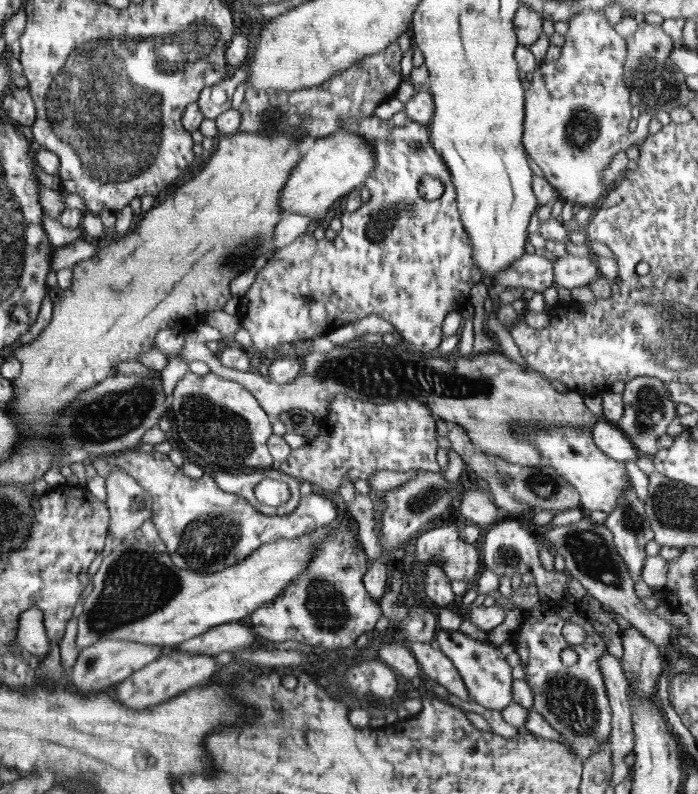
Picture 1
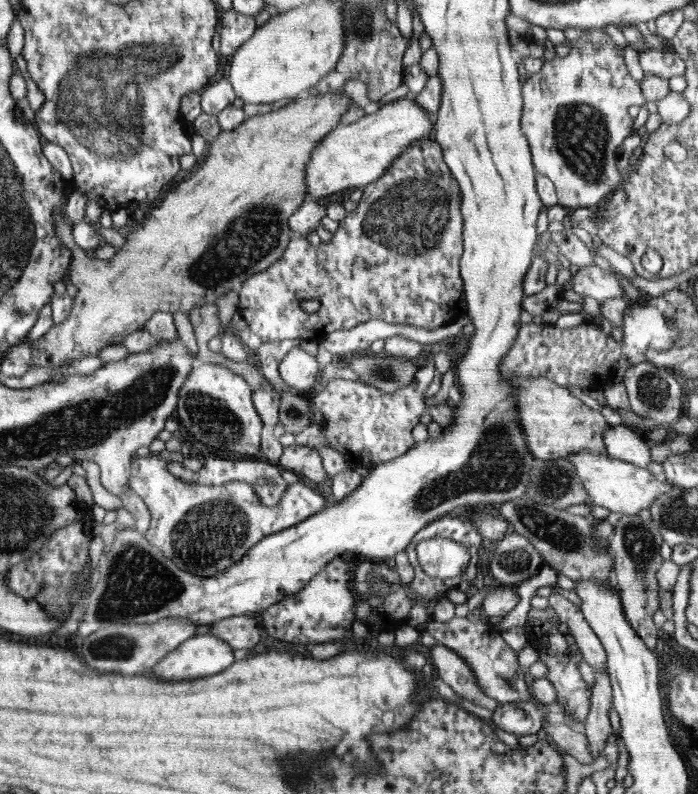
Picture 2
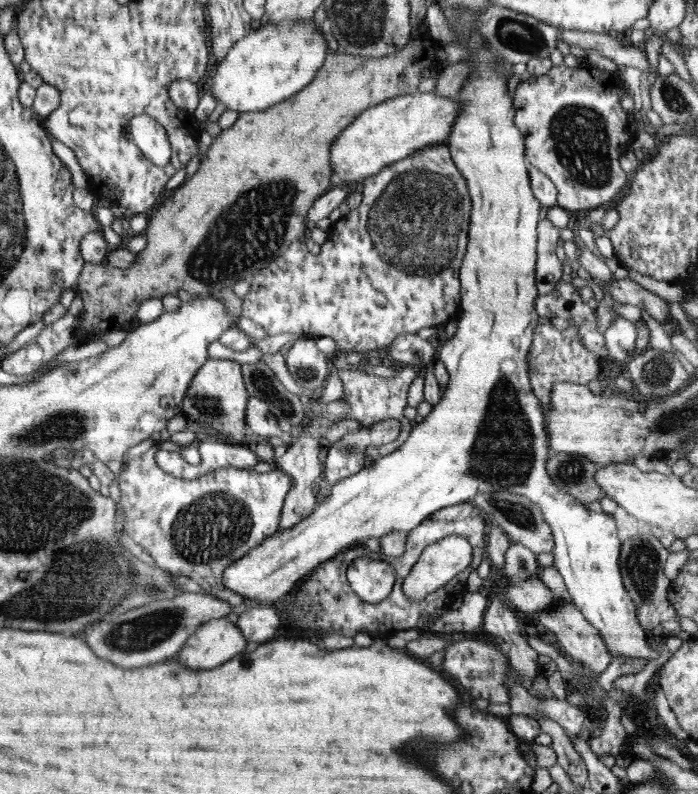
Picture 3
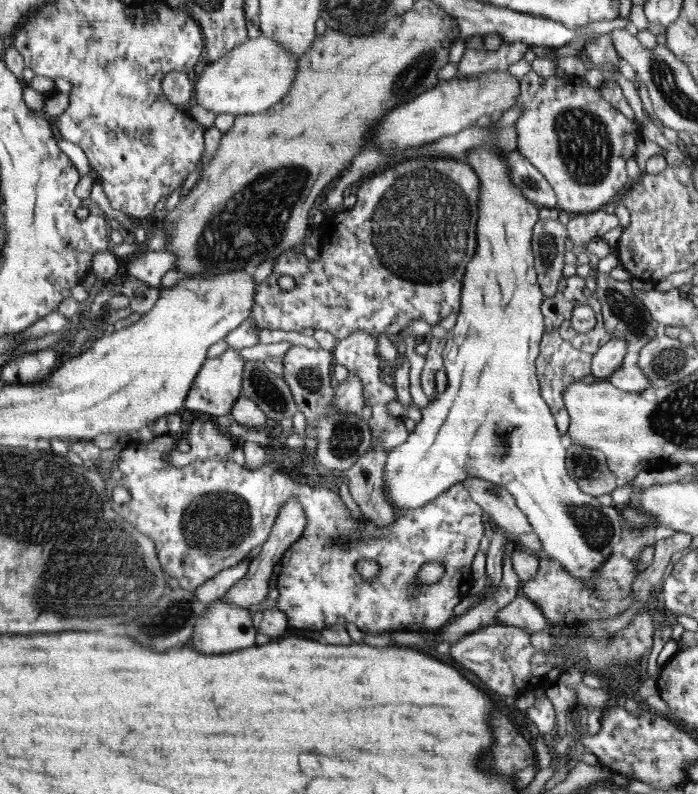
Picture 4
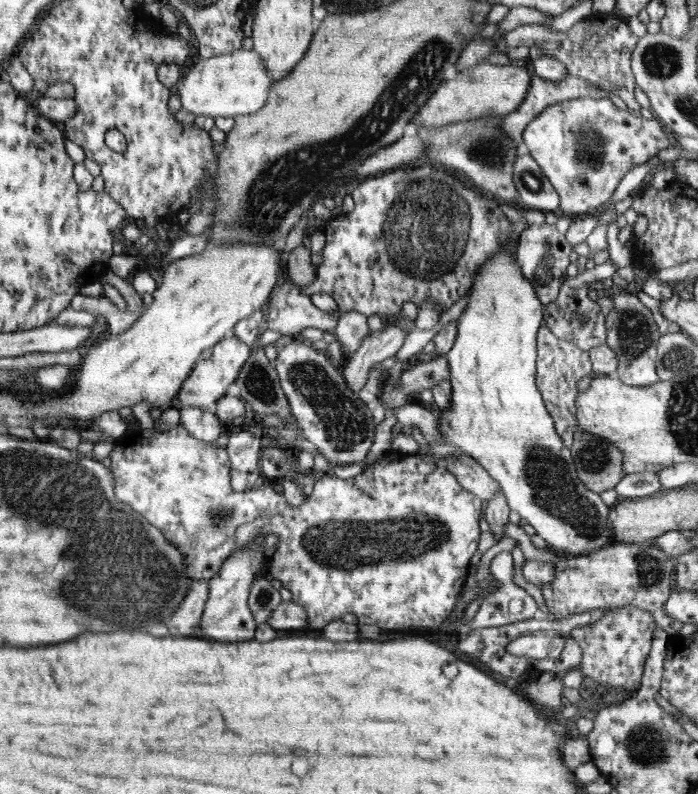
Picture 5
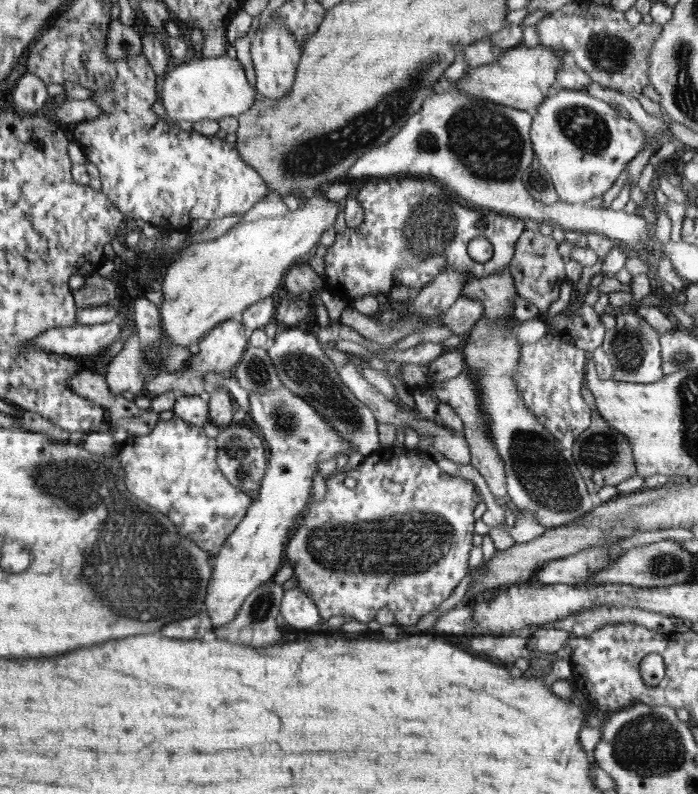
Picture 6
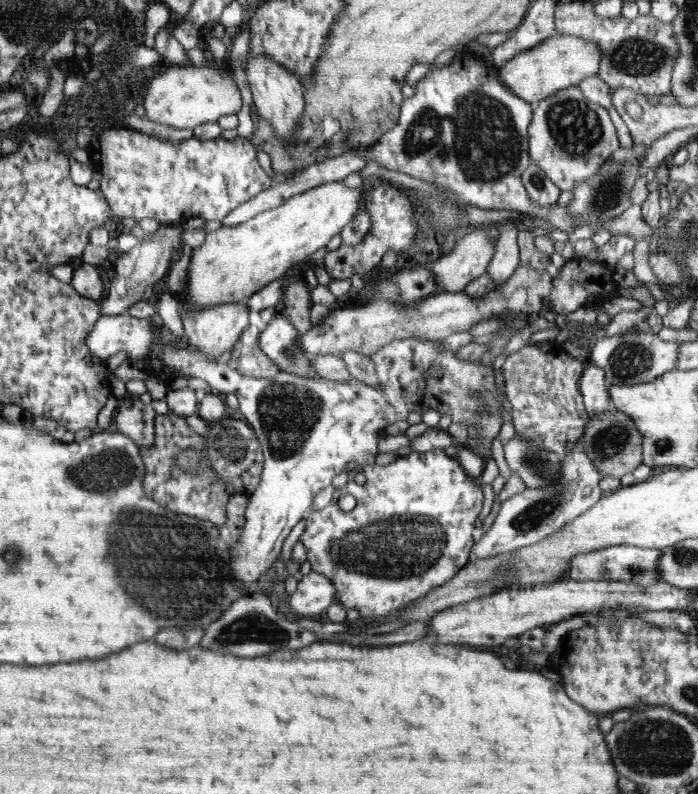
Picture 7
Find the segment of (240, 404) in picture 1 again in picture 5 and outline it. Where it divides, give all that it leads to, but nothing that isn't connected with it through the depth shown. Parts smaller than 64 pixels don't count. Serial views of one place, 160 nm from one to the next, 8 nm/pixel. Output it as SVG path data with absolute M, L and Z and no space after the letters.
M234 334L231 337L222 339L212 348L212 357L209 361L201 360L193 368L190 376L185 380L178 402L180 407L200 407L206 410L216 408L217 400L226 396L226 387L237 379L242 365L251 356L253 348L236 338Z

